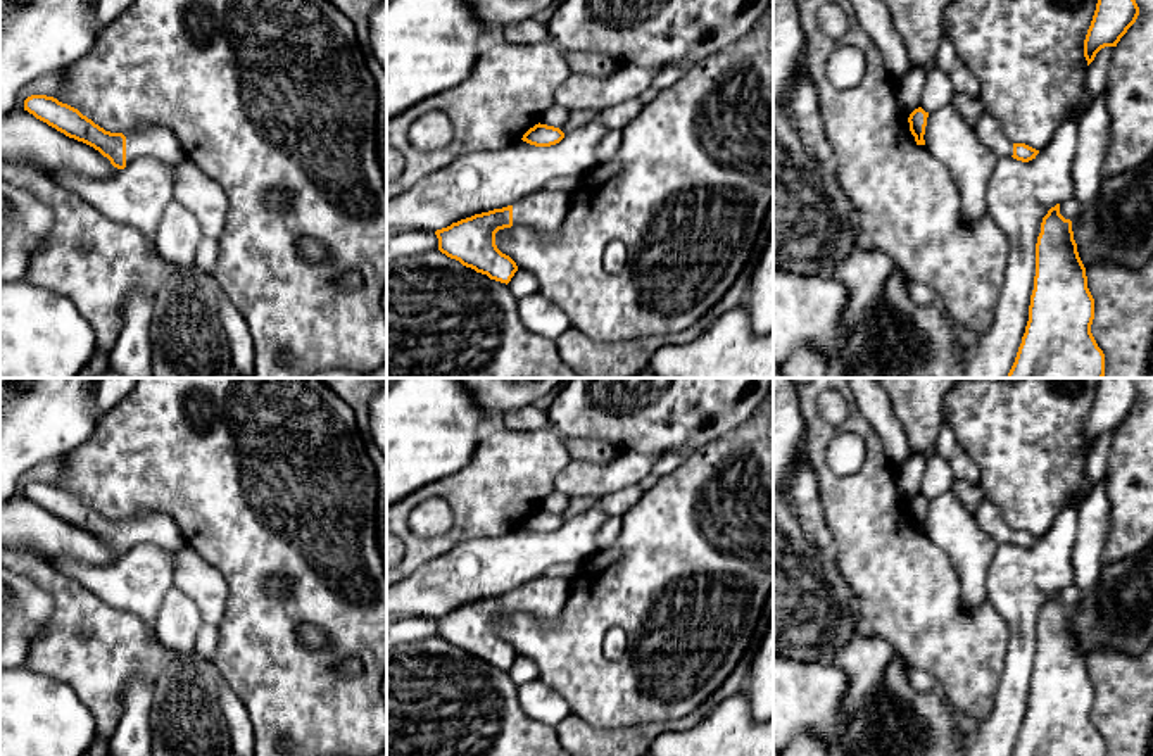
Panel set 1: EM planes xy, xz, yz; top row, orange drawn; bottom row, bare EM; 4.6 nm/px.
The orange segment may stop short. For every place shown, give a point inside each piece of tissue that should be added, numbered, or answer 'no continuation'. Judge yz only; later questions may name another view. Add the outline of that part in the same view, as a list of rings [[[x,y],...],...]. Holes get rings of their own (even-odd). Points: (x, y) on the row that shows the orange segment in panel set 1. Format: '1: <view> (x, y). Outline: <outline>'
1: yz (988, 128). Outline: [[[984,112],[975,123],[975,133],[979,140],[998,157],[1013,155],[1013,142],[1005,135],[999,126],[999,121],[991,114]]]

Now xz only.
1: xz (544, 213). Outline: [[[542,190],[513,204],[513,226],[551,238],[563,226],[571,205],[571,193]]]

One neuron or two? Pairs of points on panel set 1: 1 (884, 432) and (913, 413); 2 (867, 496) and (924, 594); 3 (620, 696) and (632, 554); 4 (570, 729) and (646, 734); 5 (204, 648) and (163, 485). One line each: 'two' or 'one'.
1: two
2: one
3: one
4: one
5: two

